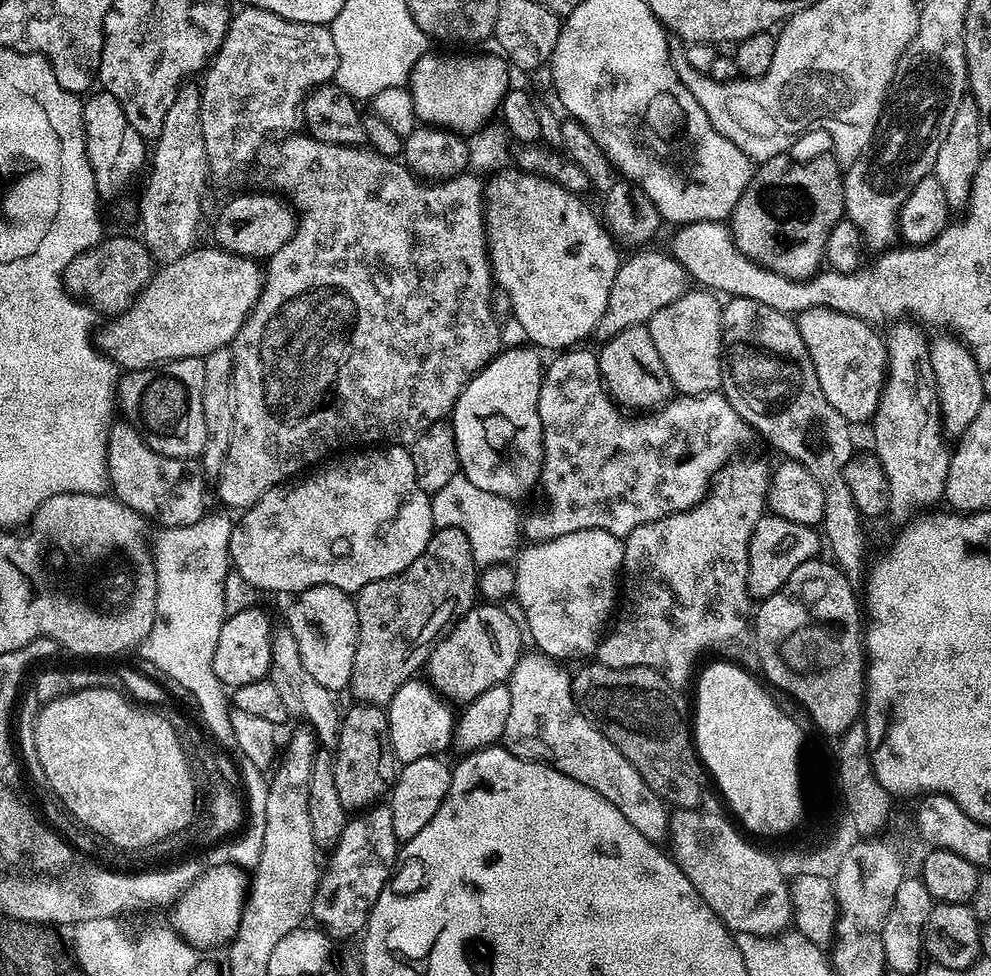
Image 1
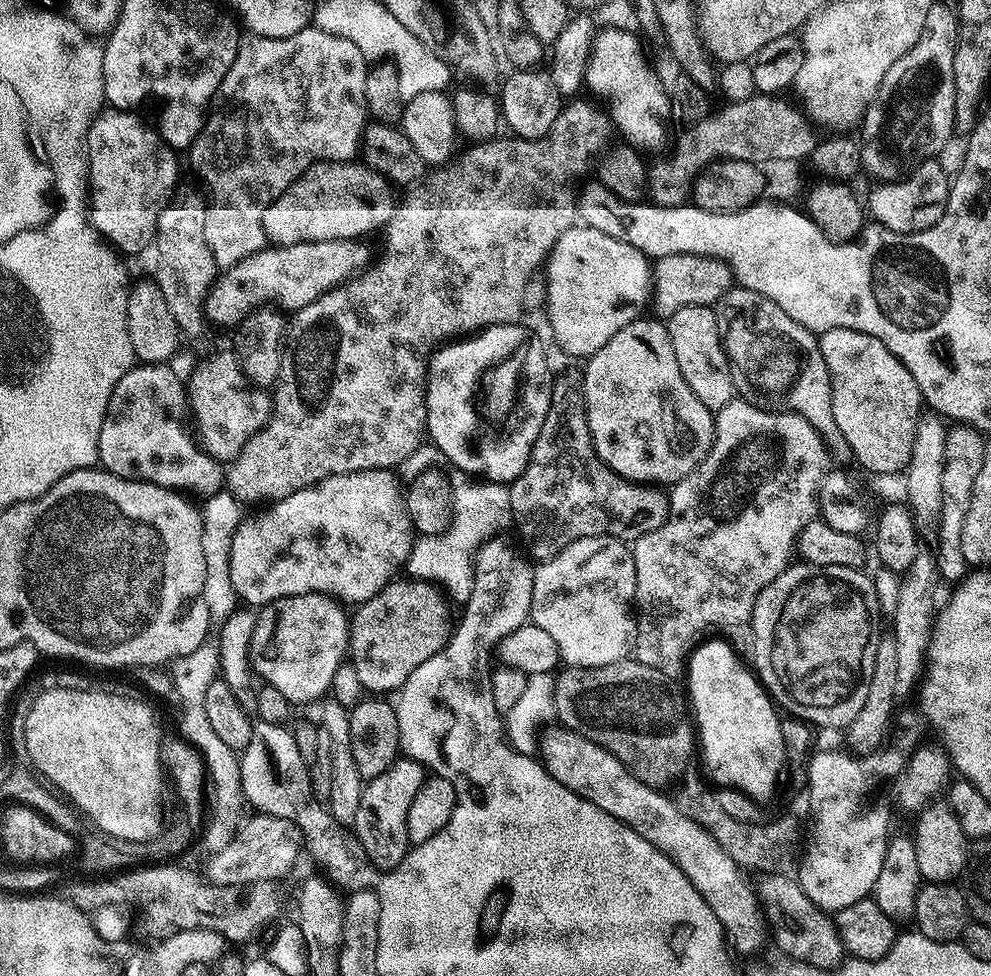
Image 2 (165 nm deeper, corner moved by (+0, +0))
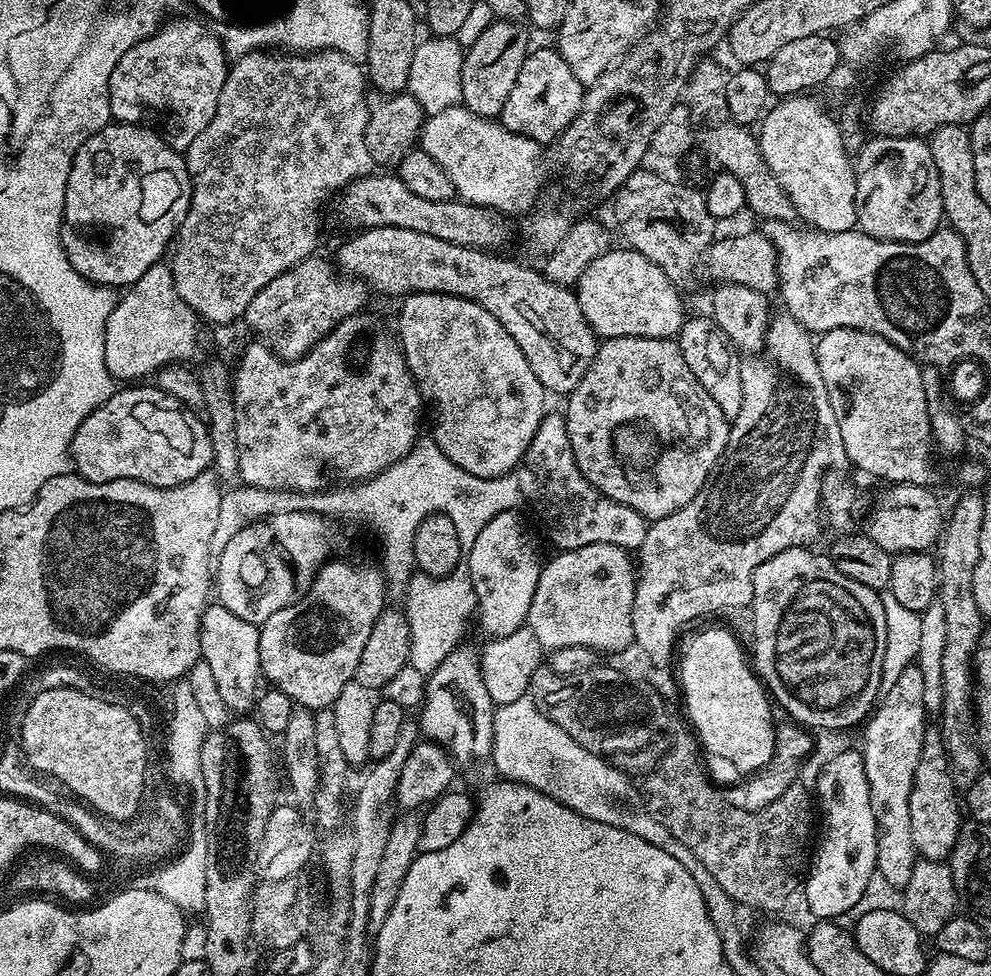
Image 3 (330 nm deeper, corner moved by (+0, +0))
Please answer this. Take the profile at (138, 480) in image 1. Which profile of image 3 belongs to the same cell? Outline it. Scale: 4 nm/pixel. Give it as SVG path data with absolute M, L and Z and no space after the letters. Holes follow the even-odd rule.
M144 386L113 391L110 399L78 426L70 453L75 475L99 484L137 480L155 488L173 488L213 467L207 423L158 386L140 387Z

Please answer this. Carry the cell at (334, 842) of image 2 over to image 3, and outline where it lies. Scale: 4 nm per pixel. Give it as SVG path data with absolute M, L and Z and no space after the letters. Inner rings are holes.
M218 602L209 603L200 623L200 659L210 666L222 702L226 702L229 713L248 714L255 709L258 689L262 684L260 630L257 625L238 618L238 614L230 614L230 610Z

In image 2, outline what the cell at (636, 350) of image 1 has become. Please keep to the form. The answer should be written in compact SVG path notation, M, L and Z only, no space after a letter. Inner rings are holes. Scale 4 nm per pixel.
M644 319L631 320L610 338L610 342L606 342L606 346L602 346L602 350L587 357L585 364L588 365L582 375L584 413L588 416L588 433L596 459L627 480L671 486L693 472L707 454L712 445L714 414L702 406L694 390L686 386L682 370L678 370L678 358L674 358L674 346L667 327L659 319Z

